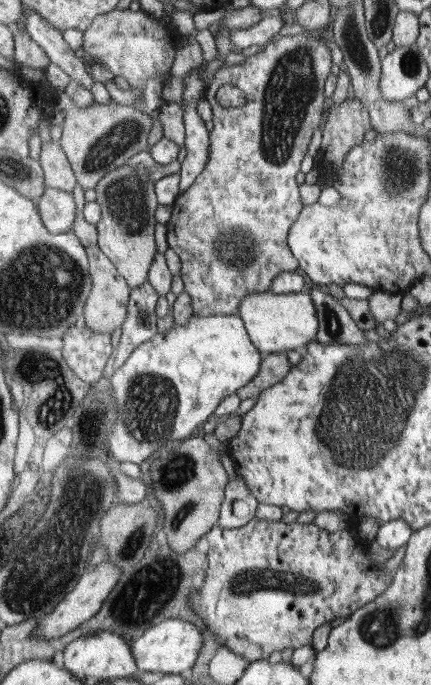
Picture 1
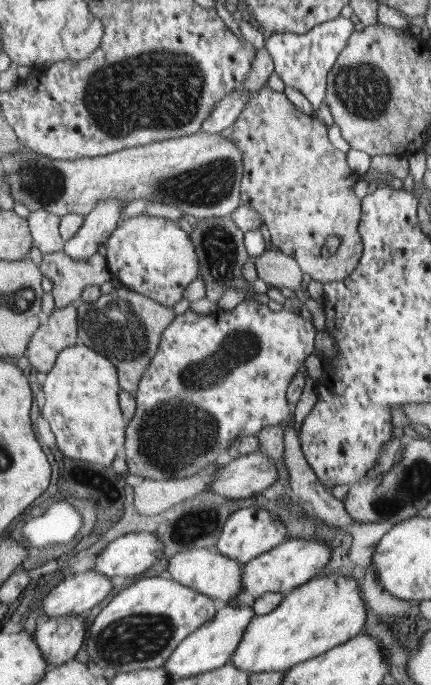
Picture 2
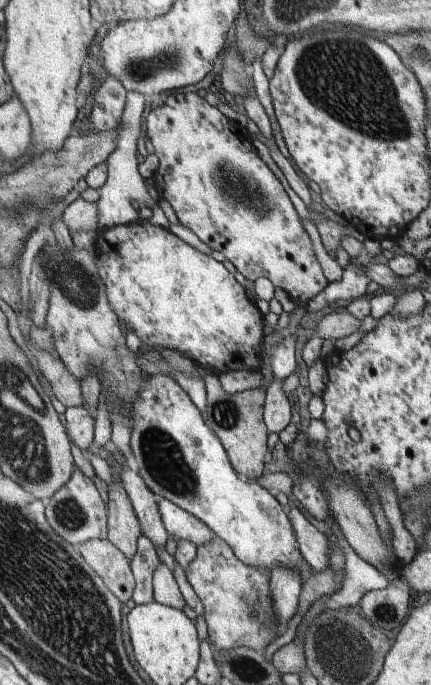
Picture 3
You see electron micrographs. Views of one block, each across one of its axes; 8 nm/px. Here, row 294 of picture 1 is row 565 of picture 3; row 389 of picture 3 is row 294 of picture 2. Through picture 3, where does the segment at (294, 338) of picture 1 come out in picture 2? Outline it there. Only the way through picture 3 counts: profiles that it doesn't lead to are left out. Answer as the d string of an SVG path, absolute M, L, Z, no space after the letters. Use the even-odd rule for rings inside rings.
M146 214L123 218L105 244L111 276L118 278L124 288L146 295L164 306L174 306L183 299L184 288L198 274L195 243L188 238L188 232L168 218Z

